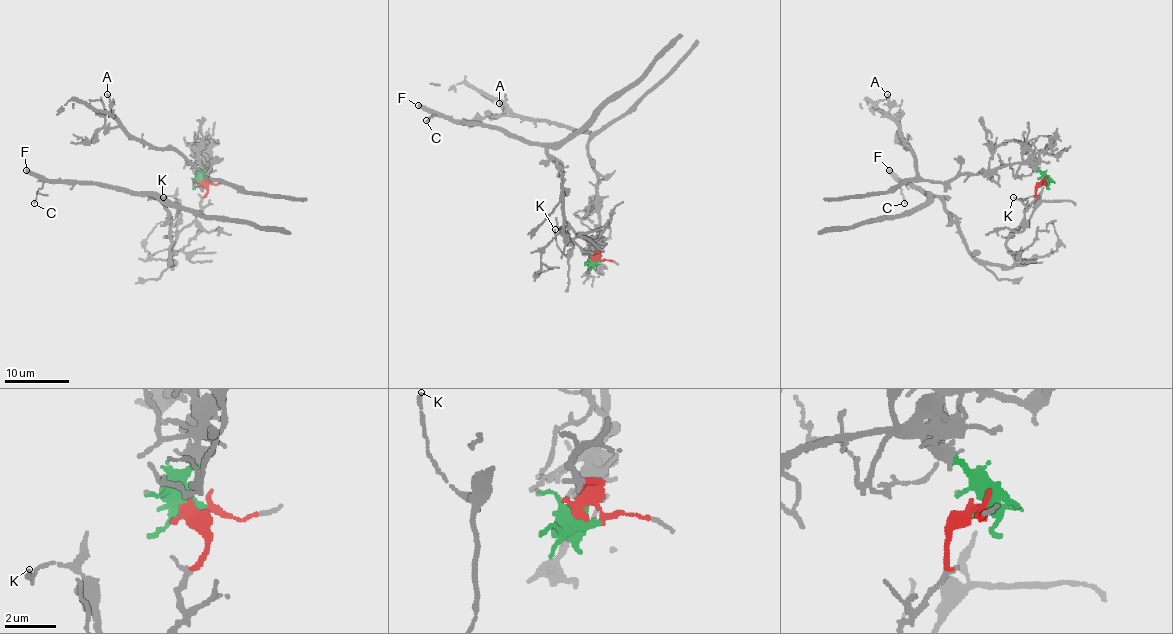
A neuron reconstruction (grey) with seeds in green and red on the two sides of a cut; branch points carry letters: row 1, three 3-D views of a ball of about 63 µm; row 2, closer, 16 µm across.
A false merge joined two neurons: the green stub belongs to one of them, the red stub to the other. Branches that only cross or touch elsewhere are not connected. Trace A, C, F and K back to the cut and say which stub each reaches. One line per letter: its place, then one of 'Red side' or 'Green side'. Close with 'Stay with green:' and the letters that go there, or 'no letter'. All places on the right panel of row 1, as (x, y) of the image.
A: Place: (887, 94). Green side
C: Place: (904, 203). Red side
F: Place: (889, 170). Red side
K: Place: (1013, 197). Red side
Stay with green: A

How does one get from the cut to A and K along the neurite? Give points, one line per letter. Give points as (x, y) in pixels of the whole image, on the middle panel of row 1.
A: (595, 259), (600, 223), (597, 172), (589, 159), (590, 135), (566, 126), (515, 116), (499, 103)
K: (595, 259), (593, 243), (571, 228), (573, 246), (566, 255), (557, 244), (555, 230)

